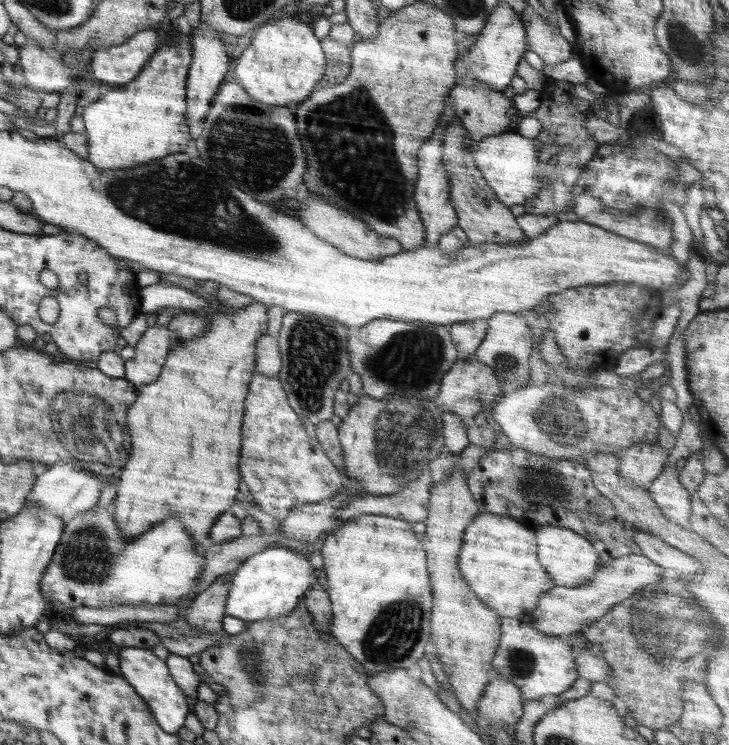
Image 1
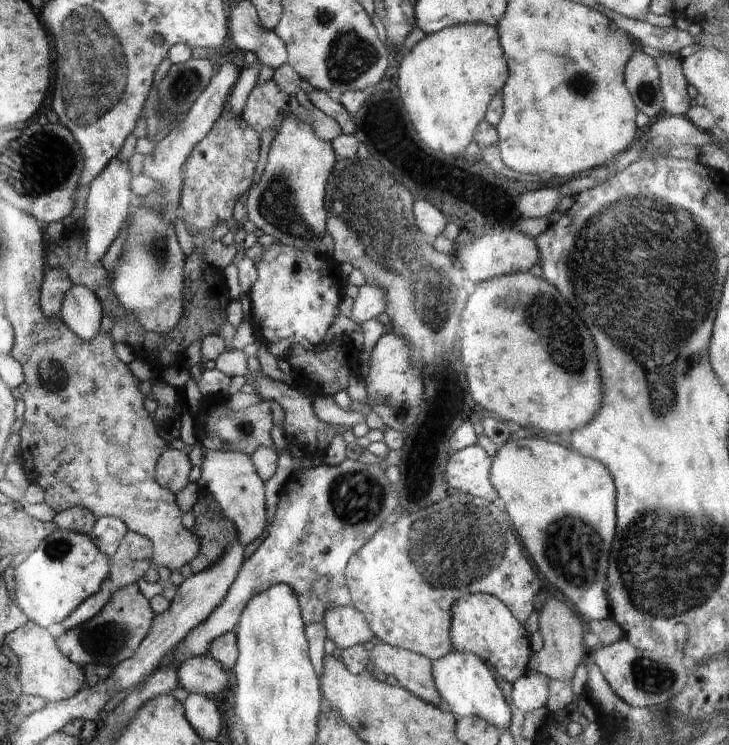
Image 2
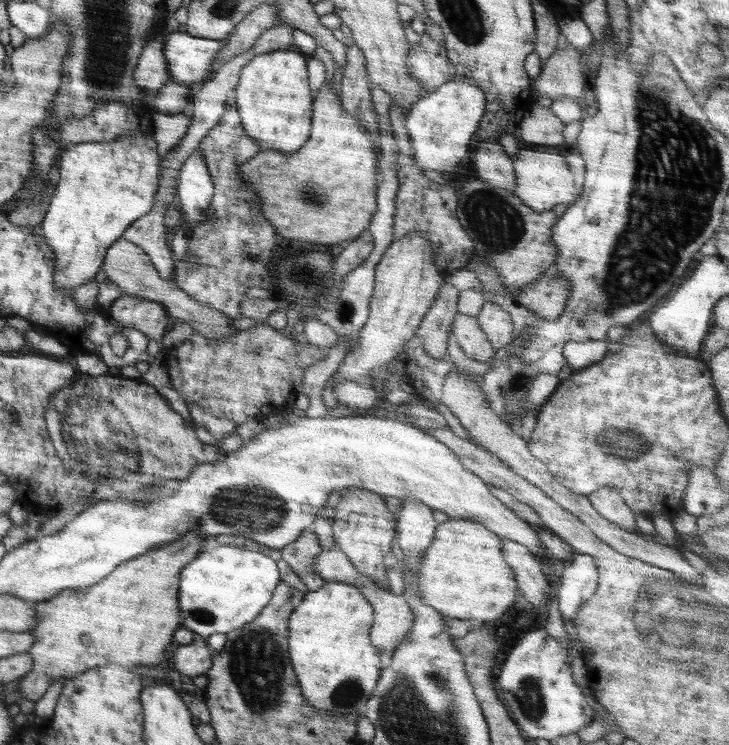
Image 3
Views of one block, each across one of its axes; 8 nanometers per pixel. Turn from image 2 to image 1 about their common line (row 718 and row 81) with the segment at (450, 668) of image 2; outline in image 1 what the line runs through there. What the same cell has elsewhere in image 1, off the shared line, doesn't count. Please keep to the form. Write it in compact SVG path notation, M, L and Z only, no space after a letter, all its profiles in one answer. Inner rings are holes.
M500 2L492 10L488 22L479 34L480 38L470 46L469 52L458 56L458 60L454 63L454 74L458 80L472 78L472 80L479 80L484 83L486 87L492 87L502 92L510 86L512 78L517 76L516 72L520 59L528 49L521 15L516 15L516 12L508 4Z

